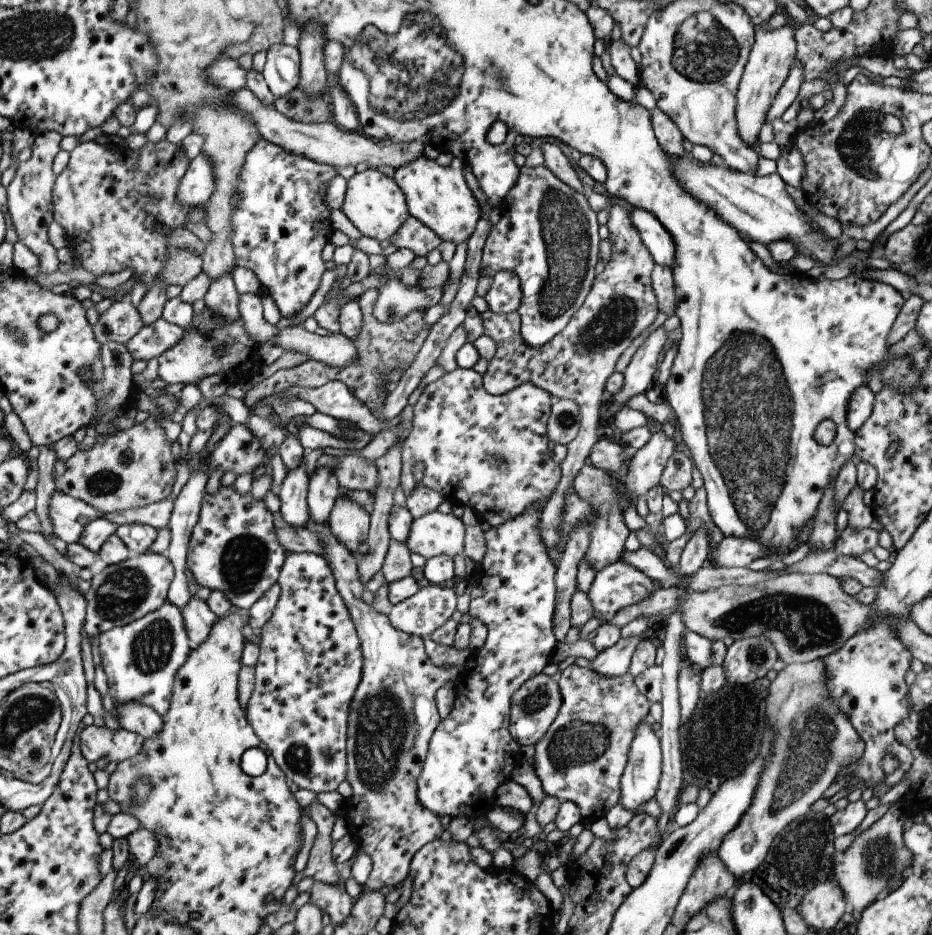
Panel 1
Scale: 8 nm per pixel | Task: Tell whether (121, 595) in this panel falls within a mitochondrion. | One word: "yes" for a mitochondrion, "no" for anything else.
yes

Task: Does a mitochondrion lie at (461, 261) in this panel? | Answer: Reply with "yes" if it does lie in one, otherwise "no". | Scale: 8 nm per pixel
no

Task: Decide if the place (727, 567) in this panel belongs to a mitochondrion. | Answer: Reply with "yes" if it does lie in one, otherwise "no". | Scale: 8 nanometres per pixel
no

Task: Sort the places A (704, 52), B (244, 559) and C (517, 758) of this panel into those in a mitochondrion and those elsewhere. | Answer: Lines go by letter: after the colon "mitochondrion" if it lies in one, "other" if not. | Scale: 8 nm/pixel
A: mitochondrion
B: mitochondrion
C: other

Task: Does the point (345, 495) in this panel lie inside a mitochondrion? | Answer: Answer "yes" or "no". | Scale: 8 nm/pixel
no

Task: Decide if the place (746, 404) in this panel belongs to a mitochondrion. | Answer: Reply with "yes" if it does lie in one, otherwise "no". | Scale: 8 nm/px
yes

